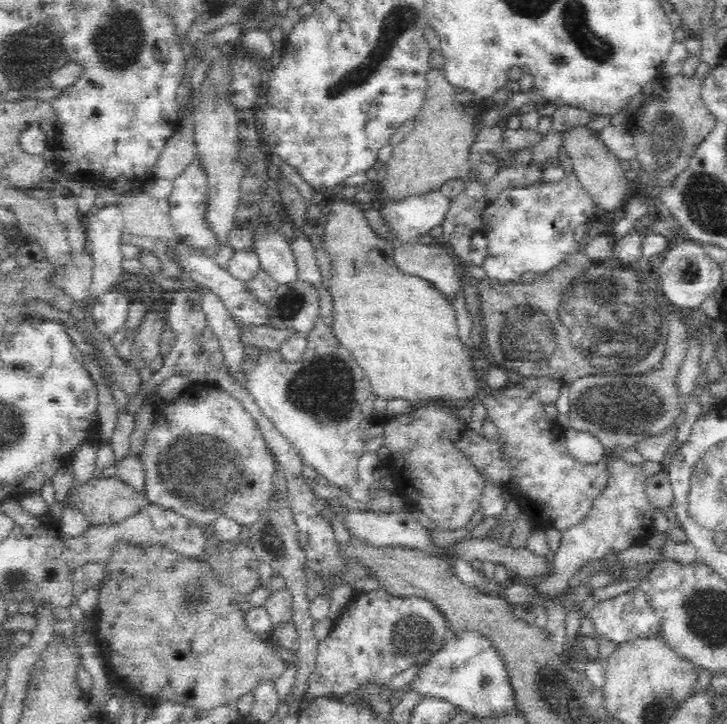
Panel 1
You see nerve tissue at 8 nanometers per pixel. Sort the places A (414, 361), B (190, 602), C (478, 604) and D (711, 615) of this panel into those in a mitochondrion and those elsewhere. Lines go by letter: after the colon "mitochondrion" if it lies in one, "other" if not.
A: other
B: mitochondrion
C: other
D: mitochondrion

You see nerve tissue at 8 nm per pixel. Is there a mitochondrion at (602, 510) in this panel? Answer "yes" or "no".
yes

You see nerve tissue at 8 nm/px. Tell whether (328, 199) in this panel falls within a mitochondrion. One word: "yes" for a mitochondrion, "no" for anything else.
no

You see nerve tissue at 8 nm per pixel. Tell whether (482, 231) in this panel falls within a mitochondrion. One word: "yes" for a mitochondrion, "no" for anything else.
no

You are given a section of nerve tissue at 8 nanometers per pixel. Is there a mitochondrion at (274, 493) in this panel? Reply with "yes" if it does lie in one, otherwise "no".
no

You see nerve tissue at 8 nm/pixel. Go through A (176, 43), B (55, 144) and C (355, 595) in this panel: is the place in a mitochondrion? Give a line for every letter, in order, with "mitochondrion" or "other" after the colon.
A: other
B: other
C: other

